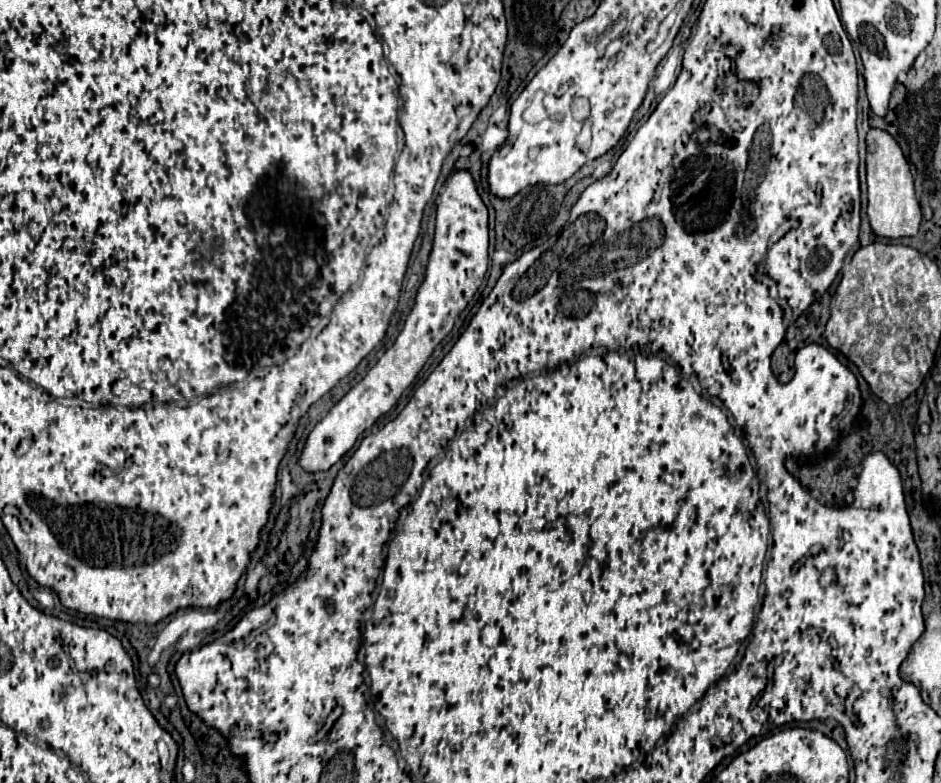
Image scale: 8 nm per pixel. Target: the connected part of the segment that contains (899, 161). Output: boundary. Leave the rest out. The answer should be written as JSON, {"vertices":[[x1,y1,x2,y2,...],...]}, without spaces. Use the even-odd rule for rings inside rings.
{"vertices":[[870,128,866,136,866,145,868,218,872,230,884,238,914,236,918,232,922,214,920,214,920,204,914,196,914,178,910,174,910,166,906,156,902,154,902,148,888,130,880,130,880,128]]}

